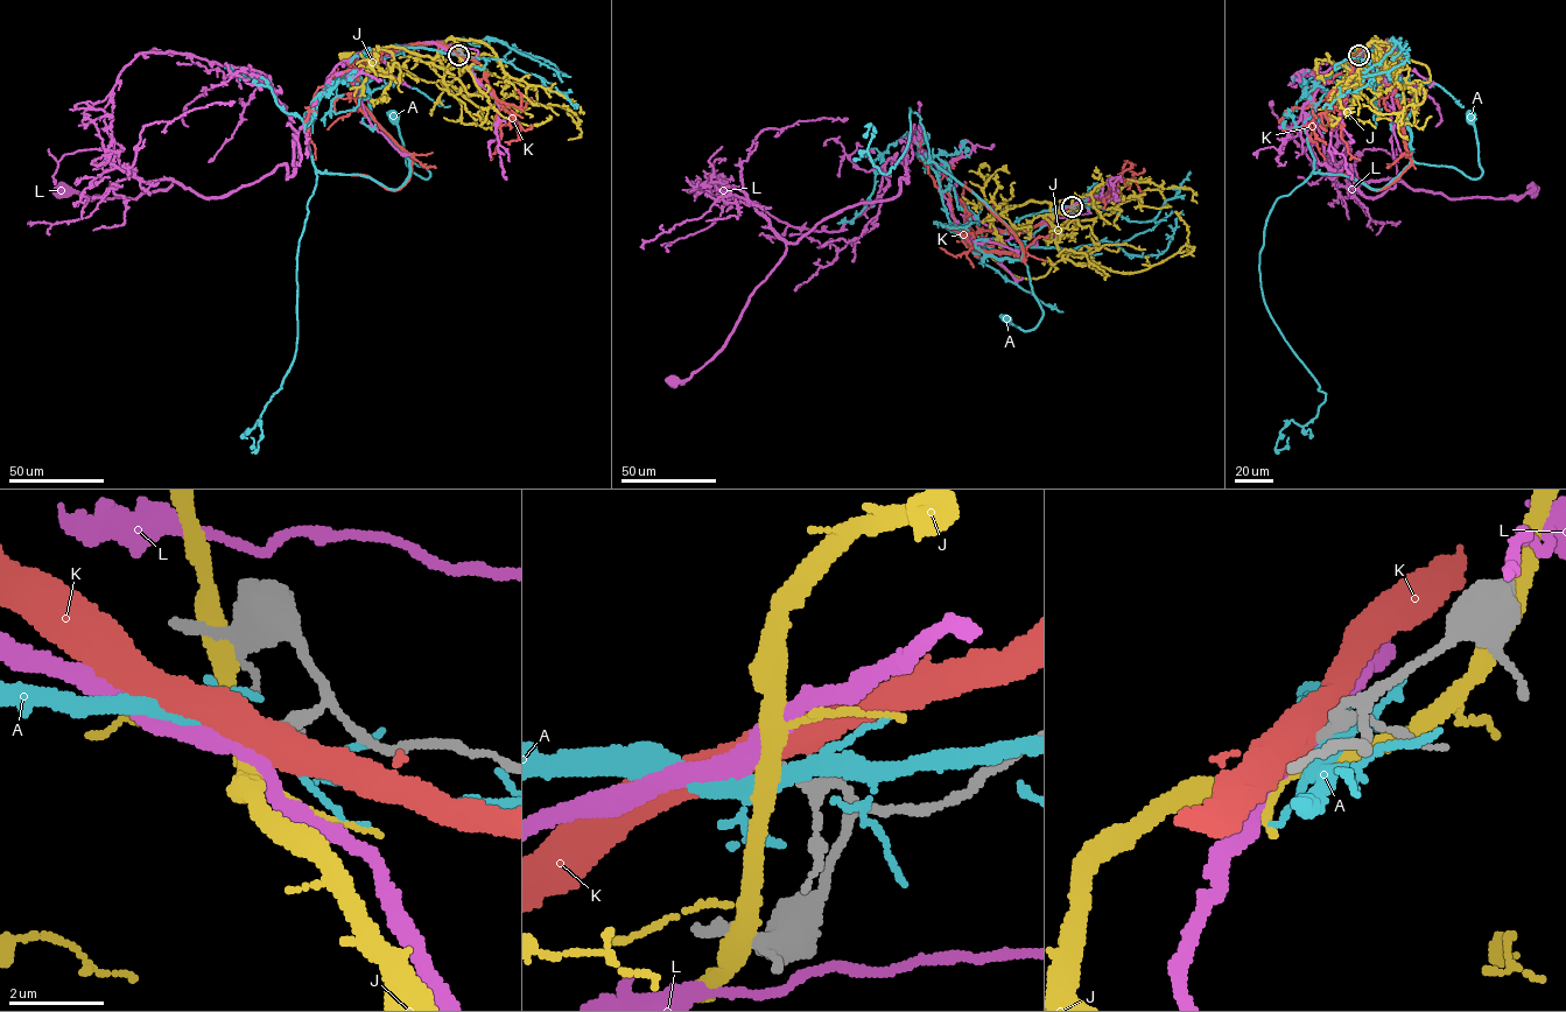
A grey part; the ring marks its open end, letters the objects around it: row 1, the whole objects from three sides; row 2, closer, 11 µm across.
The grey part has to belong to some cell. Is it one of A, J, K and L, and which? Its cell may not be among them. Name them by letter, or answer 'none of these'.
none of these

